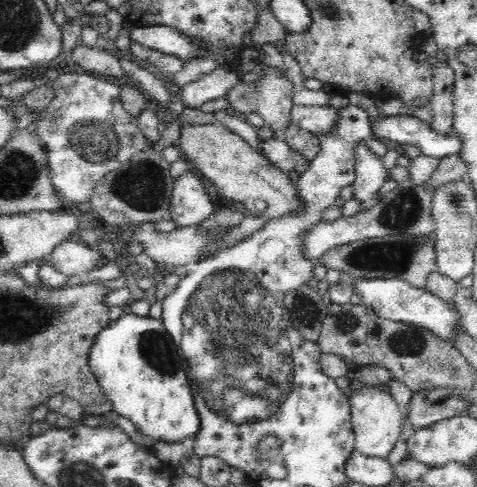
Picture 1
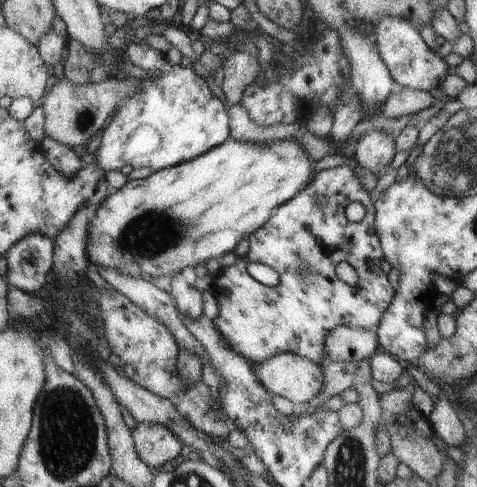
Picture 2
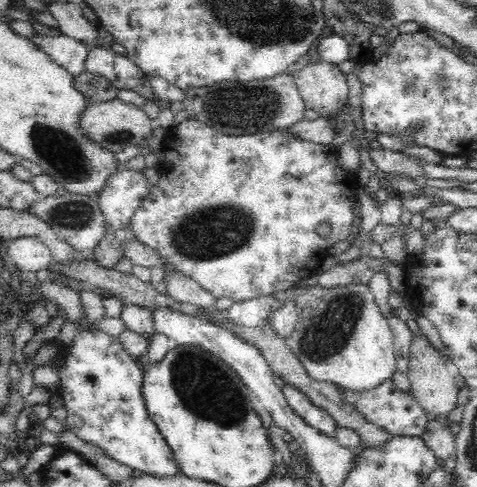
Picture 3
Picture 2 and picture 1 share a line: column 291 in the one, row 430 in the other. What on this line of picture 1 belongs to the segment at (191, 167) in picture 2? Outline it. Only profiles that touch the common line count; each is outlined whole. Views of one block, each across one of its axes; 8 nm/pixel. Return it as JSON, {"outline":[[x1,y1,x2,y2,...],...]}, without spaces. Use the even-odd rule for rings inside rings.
{"outline":[[122,314,110,326,100,330,100,334,96,334,96,342,92,344,88,362,90,362,90,370,96,376,96,382,100,384,100,388,104,390,104,394,108,396,108,400,114,406,112,410,118,412,120,416,132,420,142,434,146,434,154,440,180,442,184,438,188,438,188,440,194,438,196,432,200,430,200,416,196,410,198,398,196,398,196,394,190,386,188,374,184,370,184,360,172,340,172,336,164,328,162,320,156,320,150,316,142,318,136,314]]}

